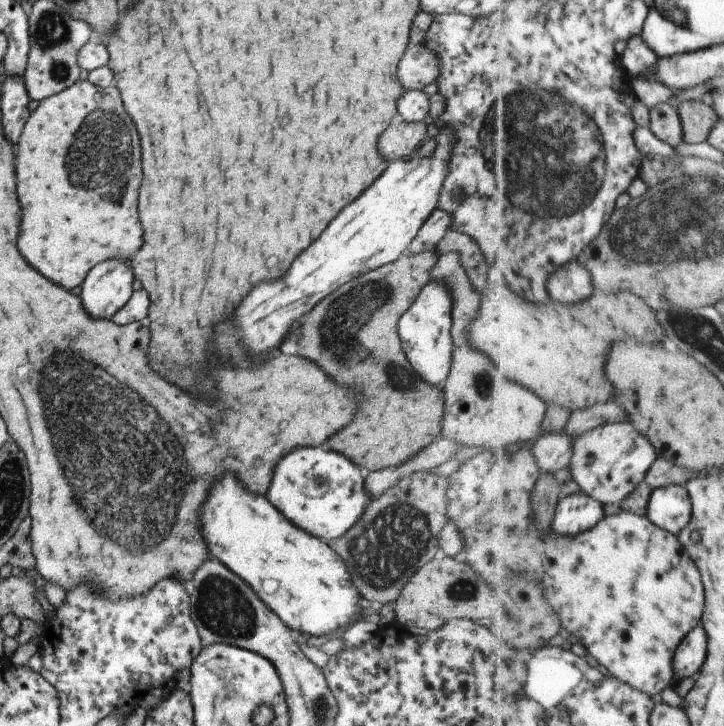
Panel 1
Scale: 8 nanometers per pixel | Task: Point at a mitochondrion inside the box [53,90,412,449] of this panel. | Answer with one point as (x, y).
(102, 148)

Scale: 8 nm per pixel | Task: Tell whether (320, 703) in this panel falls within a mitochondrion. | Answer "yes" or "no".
yes

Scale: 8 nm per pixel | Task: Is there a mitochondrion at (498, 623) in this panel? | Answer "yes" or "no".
no

